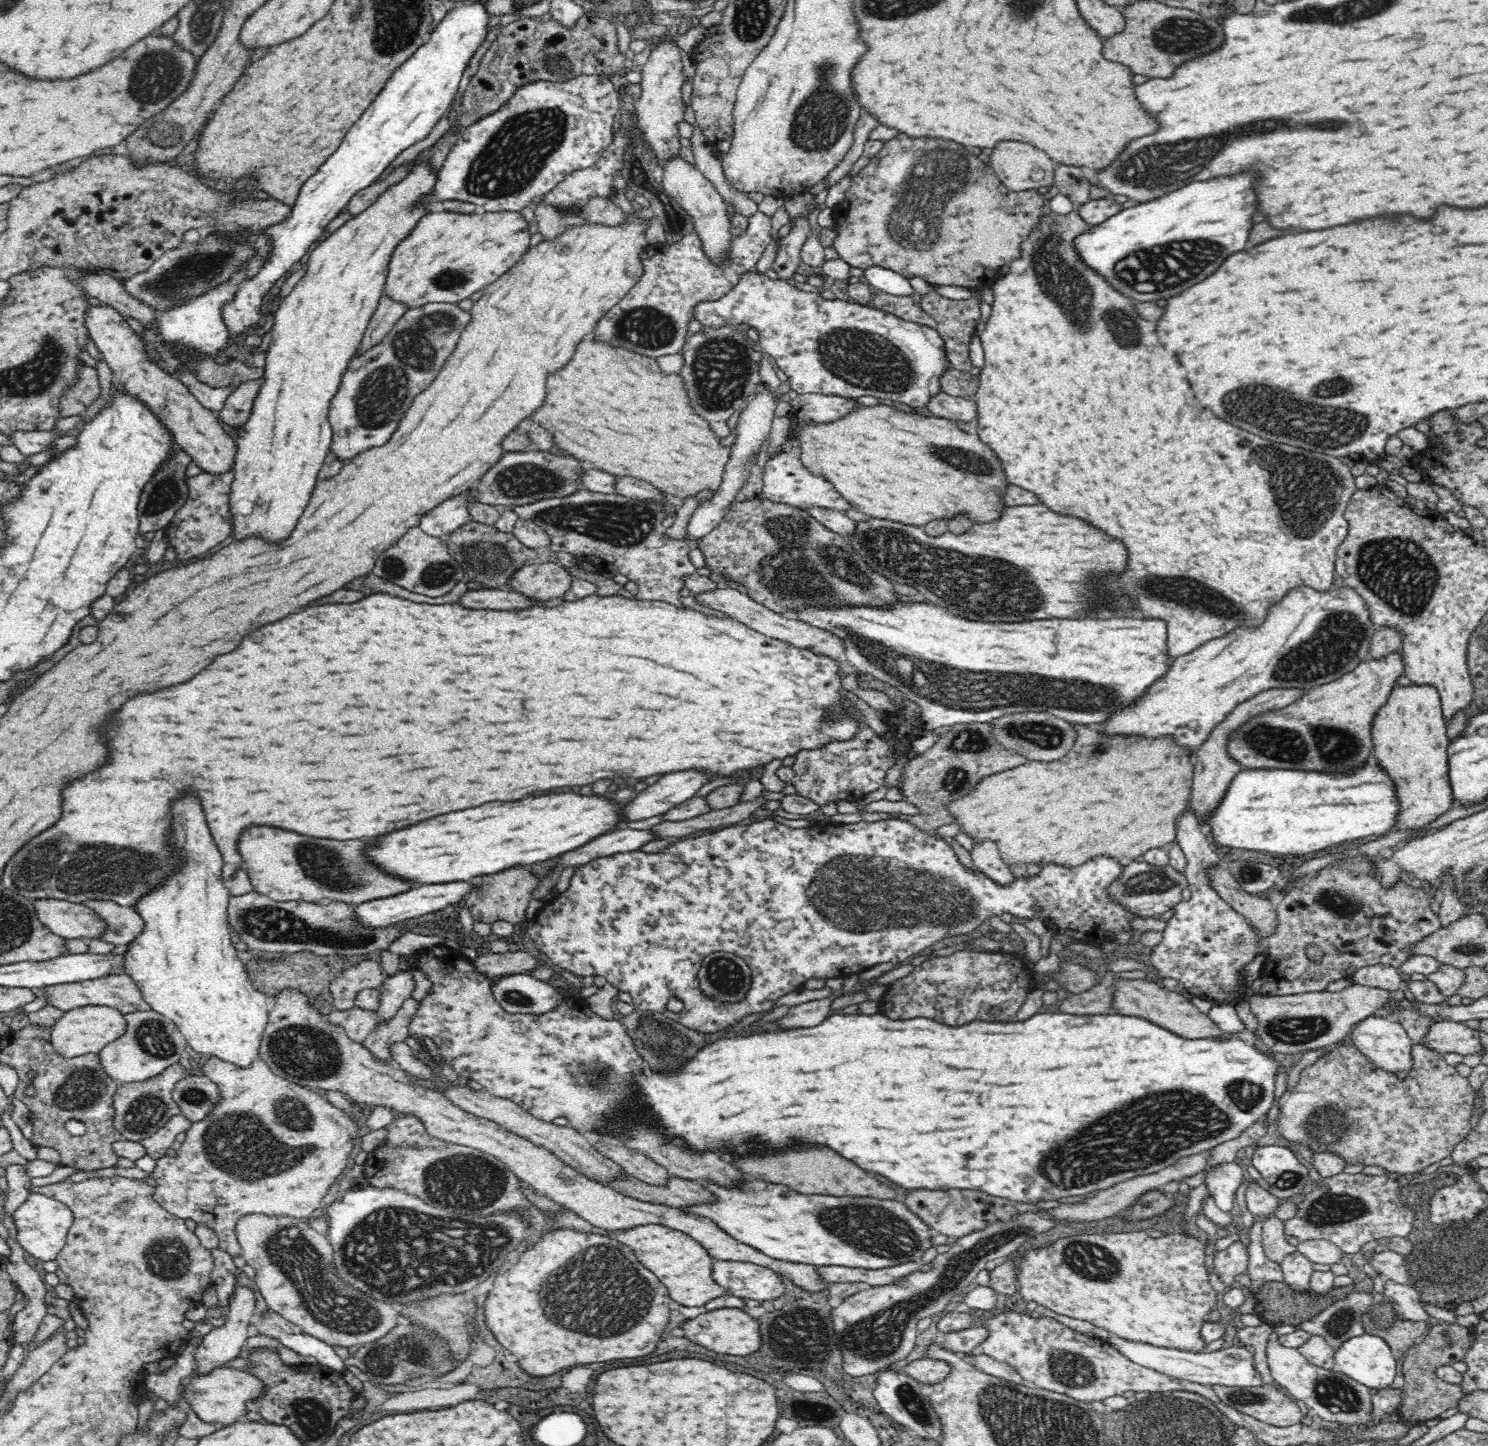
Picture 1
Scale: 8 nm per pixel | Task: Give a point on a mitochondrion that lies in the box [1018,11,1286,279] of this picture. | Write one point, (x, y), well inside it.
(1182, 36)

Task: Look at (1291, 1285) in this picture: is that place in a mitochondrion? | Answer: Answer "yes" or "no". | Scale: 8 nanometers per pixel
no

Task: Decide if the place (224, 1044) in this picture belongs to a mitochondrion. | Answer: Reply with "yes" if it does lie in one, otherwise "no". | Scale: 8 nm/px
no

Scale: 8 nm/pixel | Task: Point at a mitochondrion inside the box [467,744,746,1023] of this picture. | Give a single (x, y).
(515, 997)

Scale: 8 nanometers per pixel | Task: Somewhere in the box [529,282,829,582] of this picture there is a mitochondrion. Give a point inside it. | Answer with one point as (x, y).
(619, 524)

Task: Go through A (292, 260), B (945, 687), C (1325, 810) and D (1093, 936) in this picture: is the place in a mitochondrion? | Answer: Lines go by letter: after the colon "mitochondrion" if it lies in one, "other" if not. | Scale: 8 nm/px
A: other
B: mitochondrion
C: other
D: other

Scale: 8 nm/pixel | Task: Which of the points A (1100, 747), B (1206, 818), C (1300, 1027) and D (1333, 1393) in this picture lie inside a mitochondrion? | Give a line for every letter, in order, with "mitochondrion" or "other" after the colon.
A: mitochondrion
B: other
C: mitochondrion
D: mitochondrion

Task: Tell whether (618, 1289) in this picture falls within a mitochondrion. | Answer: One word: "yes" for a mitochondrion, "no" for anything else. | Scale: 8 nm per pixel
yes

